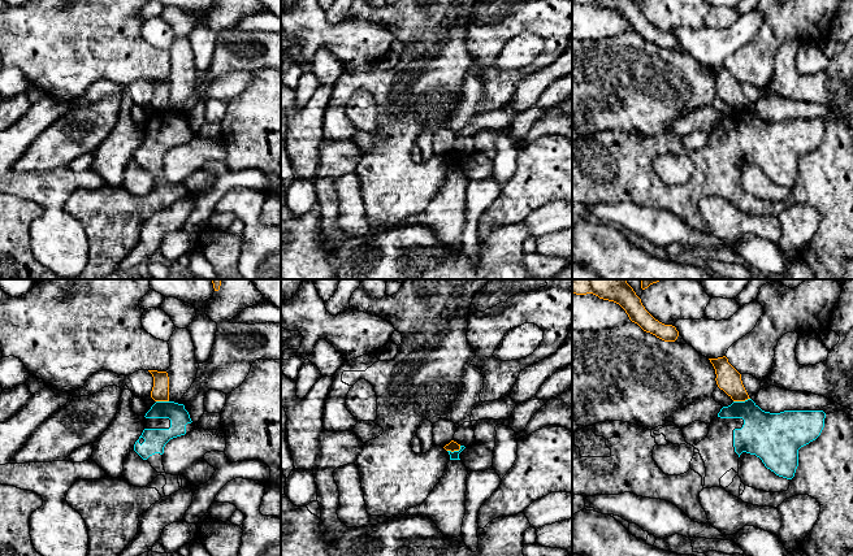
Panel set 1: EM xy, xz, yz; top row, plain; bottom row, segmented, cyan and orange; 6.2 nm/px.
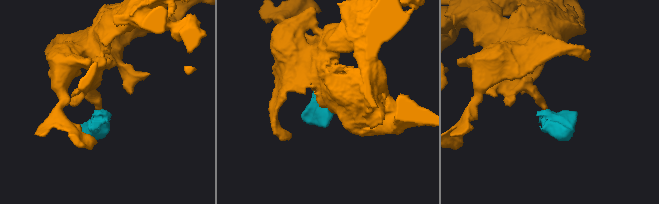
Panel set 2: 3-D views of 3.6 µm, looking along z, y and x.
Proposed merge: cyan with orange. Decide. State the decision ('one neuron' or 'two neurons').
two neurons

